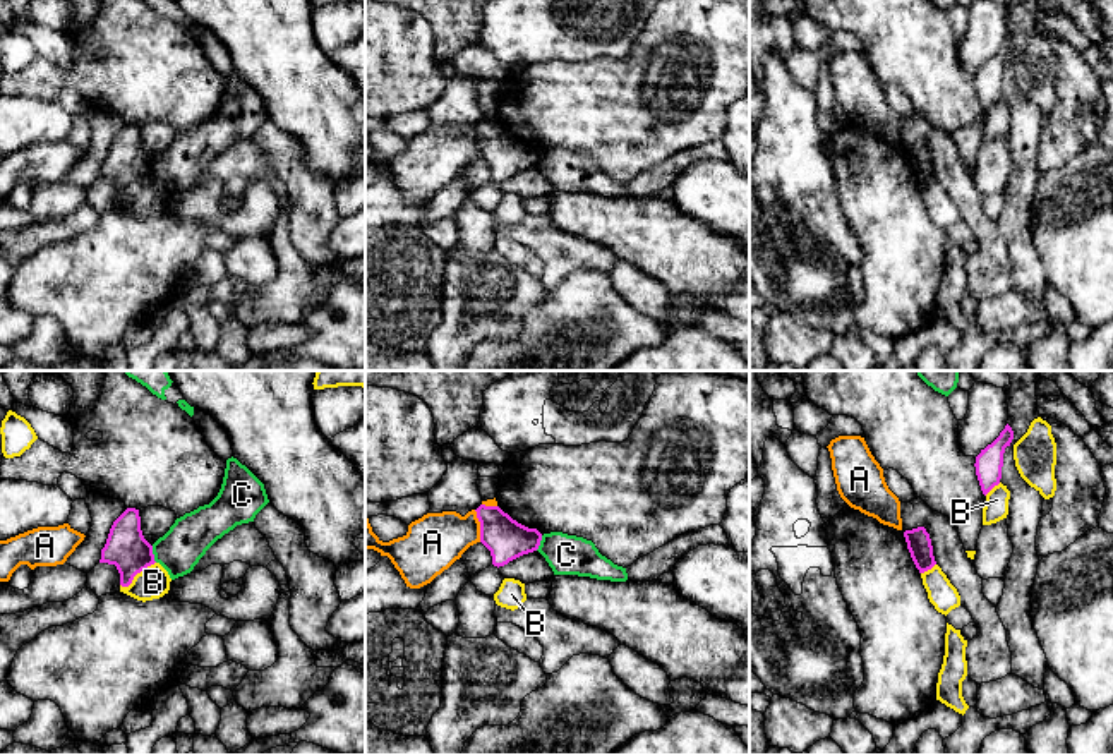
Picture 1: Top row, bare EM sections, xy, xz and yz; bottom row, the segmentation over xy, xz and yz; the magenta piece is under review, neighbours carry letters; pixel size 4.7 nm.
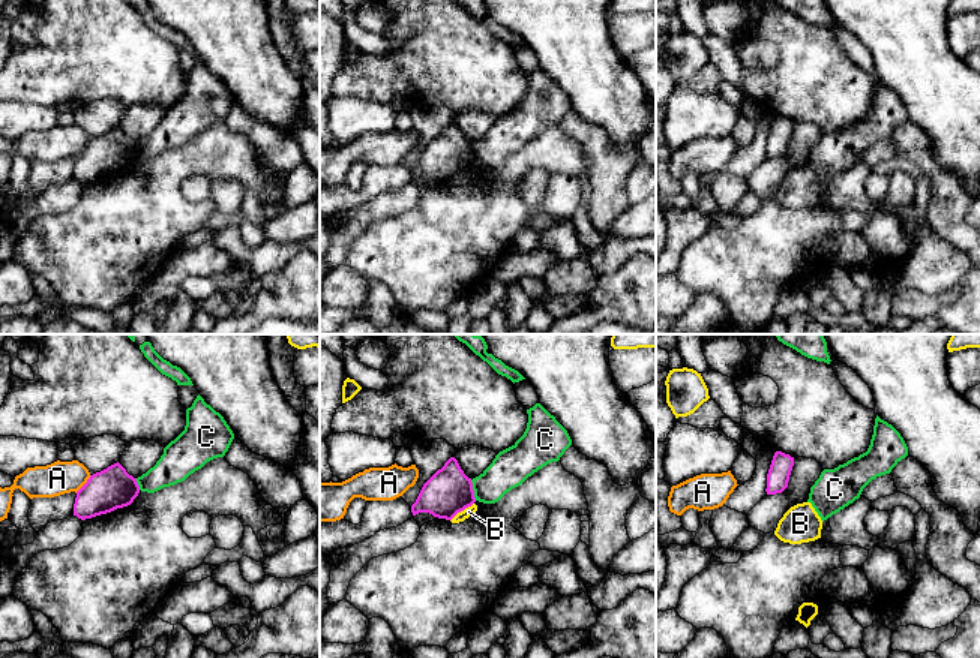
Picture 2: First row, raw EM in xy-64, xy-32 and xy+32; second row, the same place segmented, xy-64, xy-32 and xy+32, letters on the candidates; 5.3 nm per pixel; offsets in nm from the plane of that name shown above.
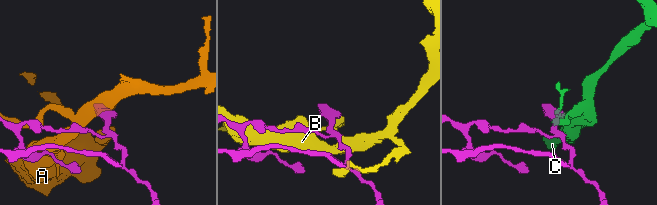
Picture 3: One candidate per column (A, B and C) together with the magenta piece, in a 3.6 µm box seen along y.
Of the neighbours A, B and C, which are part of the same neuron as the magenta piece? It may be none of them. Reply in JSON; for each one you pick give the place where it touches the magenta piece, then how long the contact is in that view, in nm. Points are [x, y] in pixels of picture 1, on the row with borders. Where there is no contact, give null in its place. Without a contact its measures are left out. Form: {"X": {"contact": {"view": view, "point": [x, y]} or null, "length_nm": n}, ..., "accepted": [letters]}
{"accepted": []}

